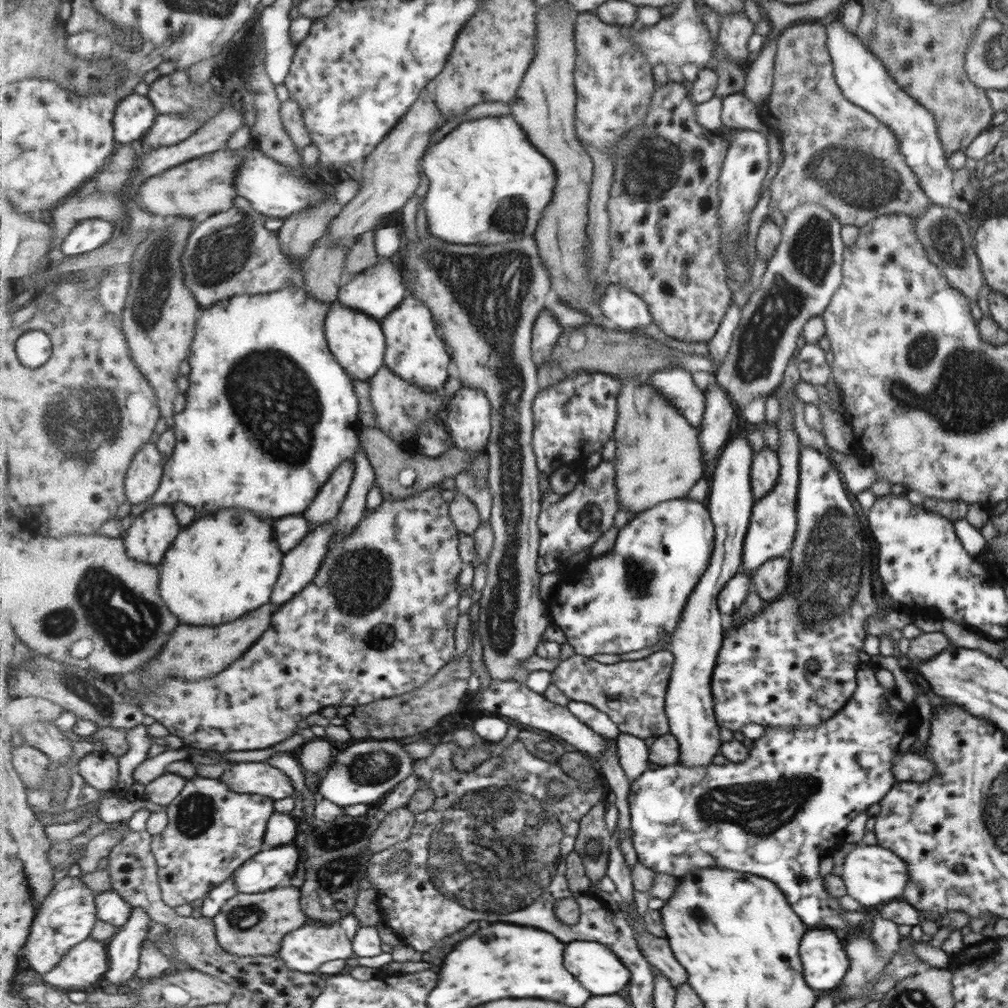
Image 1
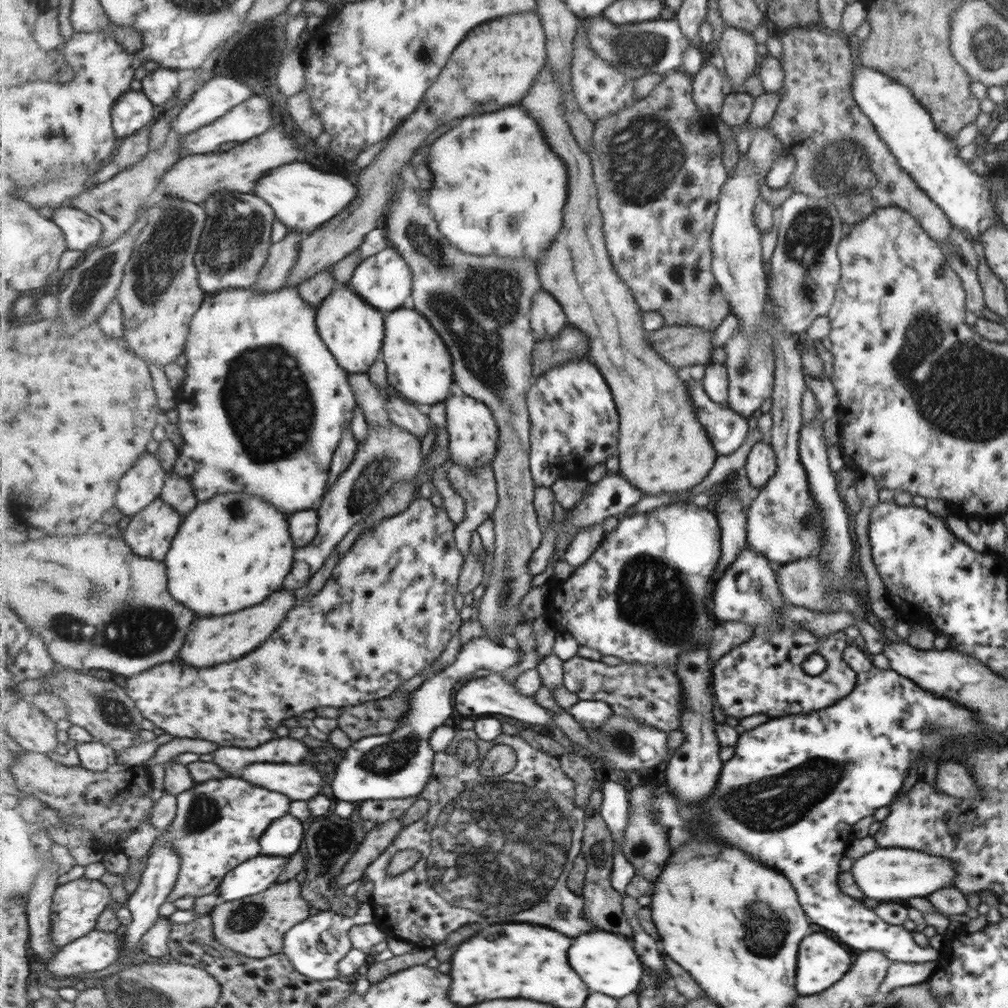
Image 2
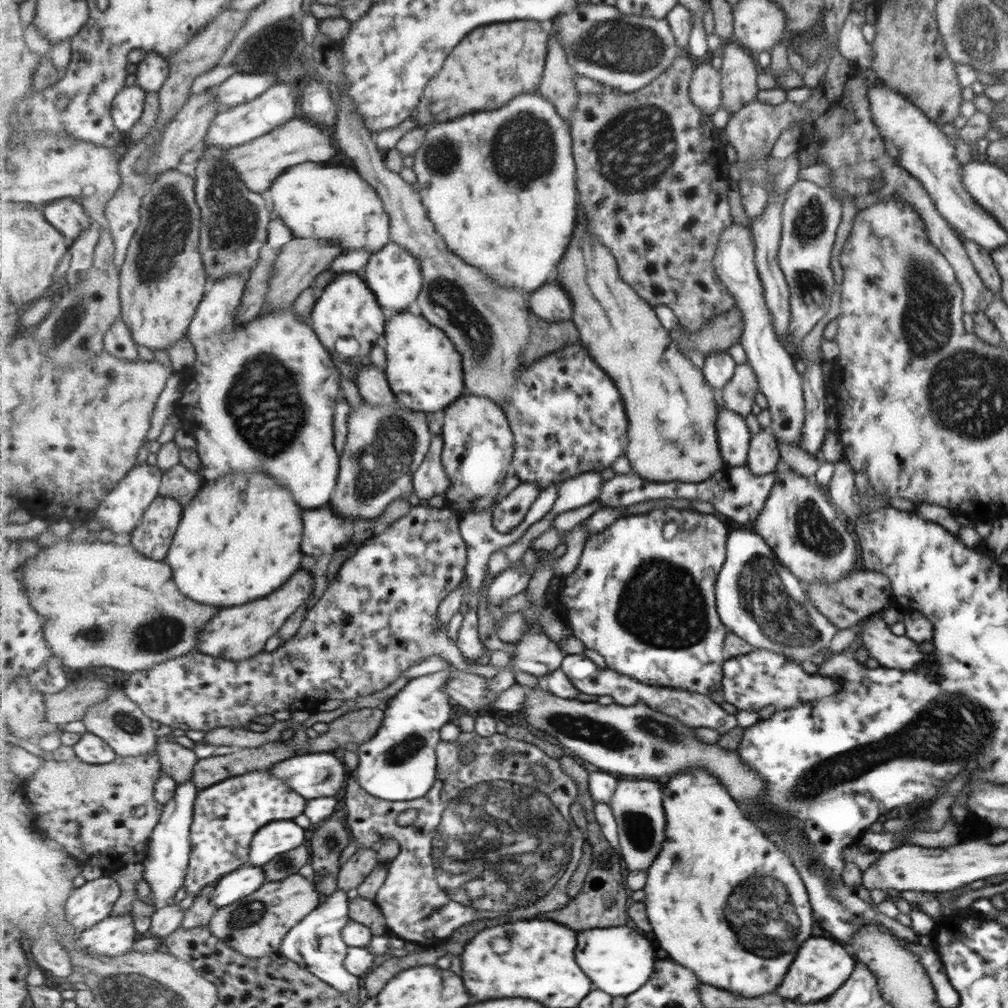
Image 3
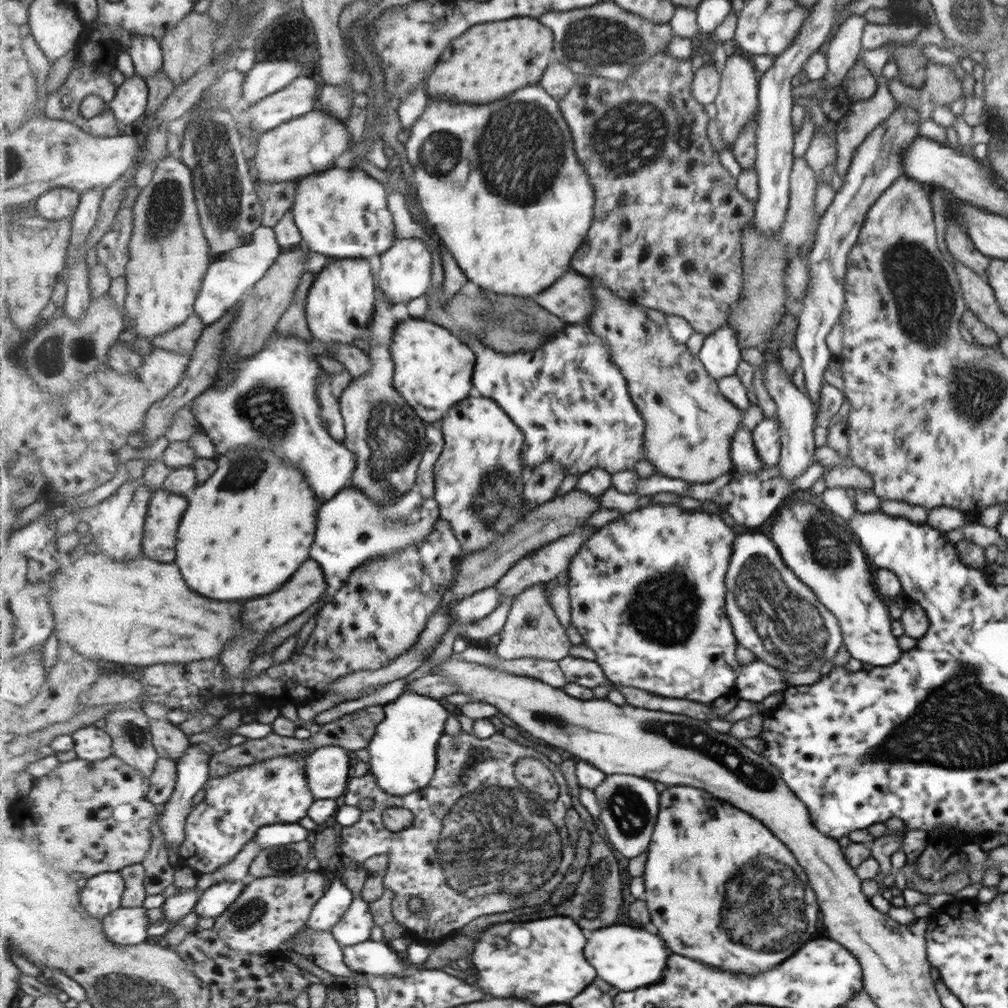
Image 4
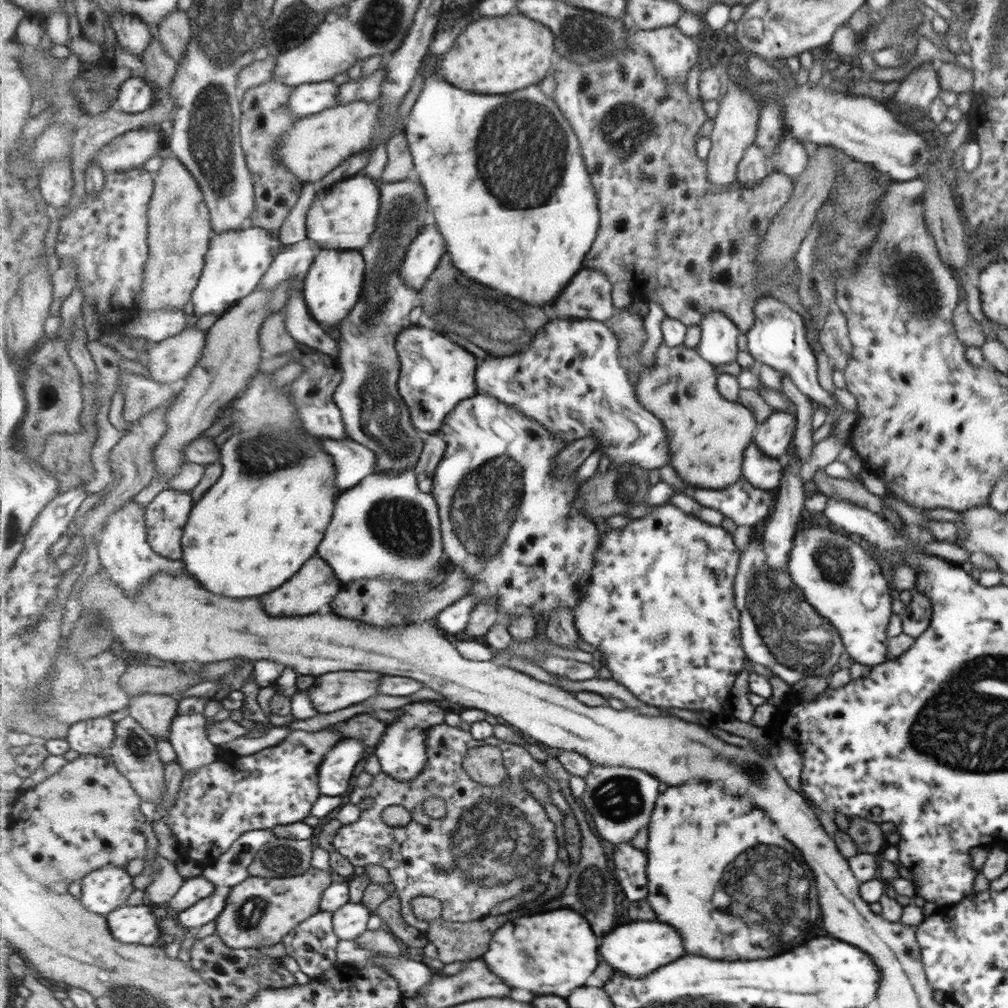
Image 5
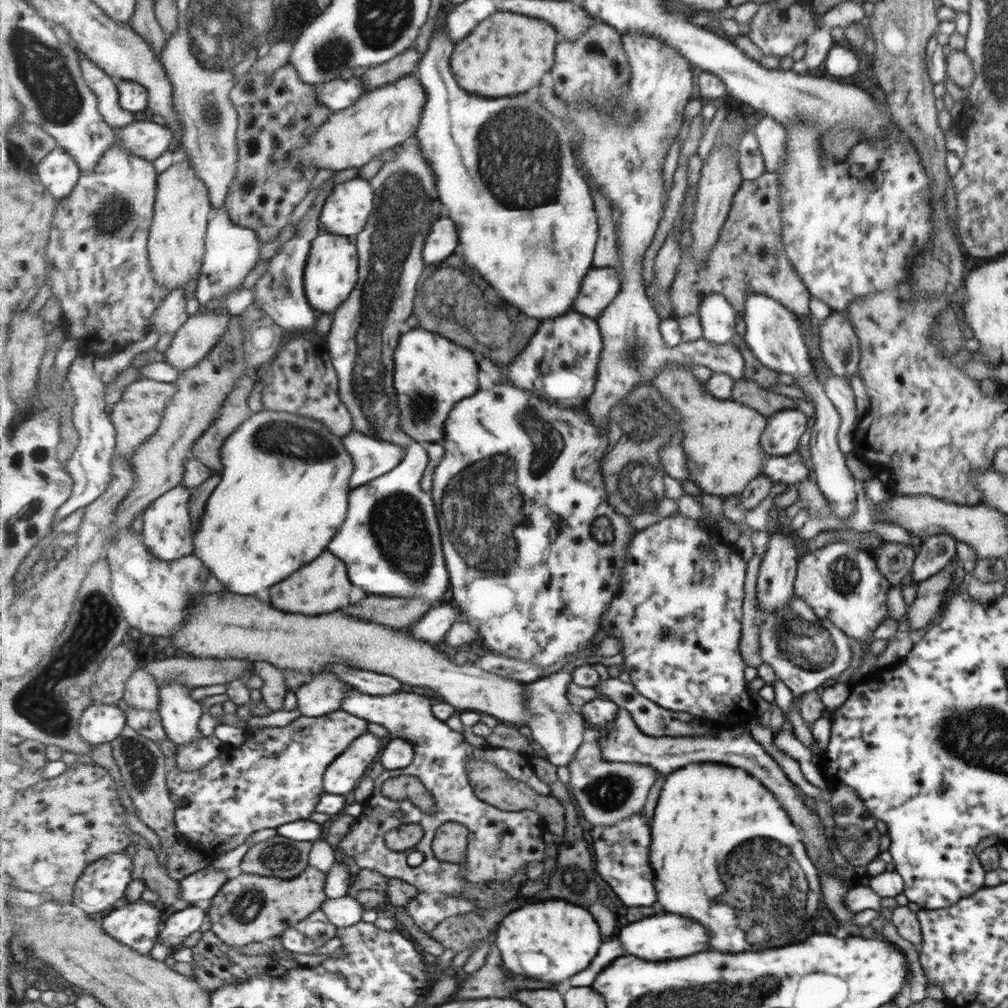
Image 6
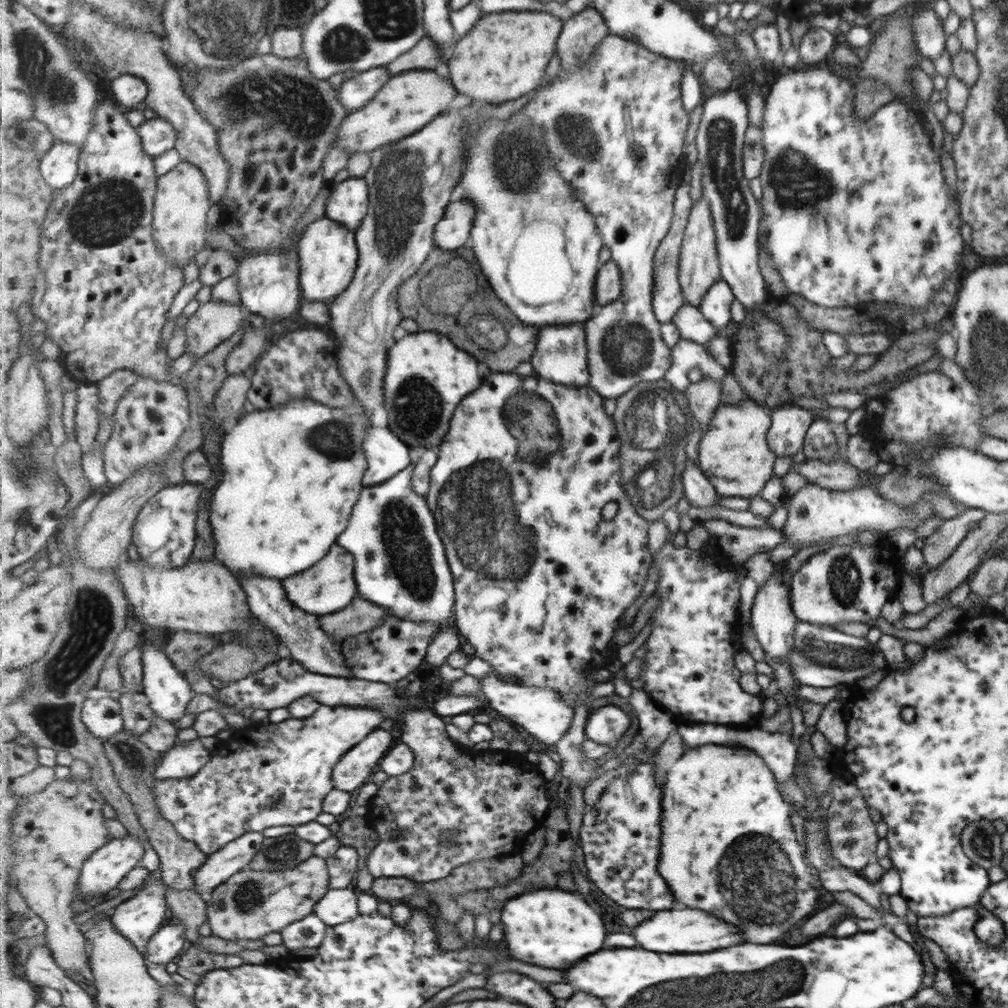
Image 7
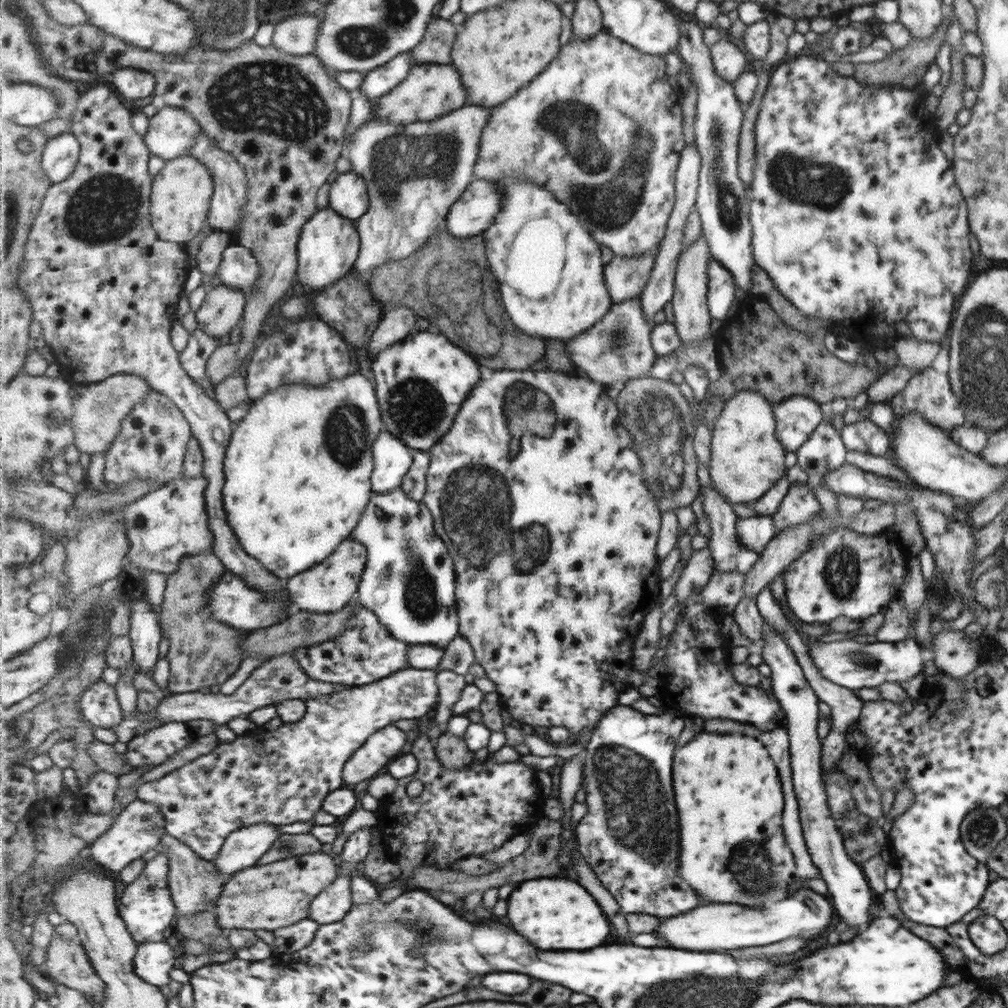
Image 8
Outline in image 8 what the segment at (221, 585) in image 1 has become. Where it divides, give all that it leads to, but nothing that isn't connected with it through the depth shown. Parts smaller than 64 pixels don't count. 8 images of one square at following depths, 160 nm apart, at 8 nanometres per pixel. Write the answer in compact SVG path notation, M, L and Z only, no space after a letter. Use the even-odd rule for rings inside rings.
M355 370L345 378L330 380L324 385L297 383L283 385L281 388L265 394L261 400L251 401L247 414L240 423L235 425L224 461L226 475L225 510L229 512L229 524L237 532L245 552L251 556L257 556L257 560L261 560L261 564L265 564L265 568L269 568L273 574L281 579L288 580L291 576L308 571L311 566L327 560L343 540L351 537L351 532L360 523L367 504L372 502L375 493L372 489L373 444L381 436L381 430L383 430L383 420L381 420L381 410L379 410L380 402L377 400L376 386L373 386L373 382L369 378L365 378L363 374Z

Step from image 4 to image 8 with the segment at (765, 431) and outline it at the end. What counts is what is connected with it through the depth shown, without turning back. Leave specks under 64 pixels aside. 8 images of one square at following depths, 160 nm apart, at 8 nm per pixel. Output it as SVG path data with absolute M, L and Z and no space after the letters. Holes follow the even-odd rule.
M793 395L772 408L776 420L776 437L789 450L796 452L821 422L821 412L815 401Z

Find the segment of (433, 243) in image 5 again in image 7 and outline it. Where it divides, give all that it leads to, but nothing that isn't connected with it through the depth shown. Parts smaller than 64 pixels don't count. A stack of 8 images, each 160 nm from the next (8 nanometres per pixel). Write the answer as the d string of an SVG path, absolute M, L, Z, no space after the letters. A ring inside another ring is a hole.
M454 199L446 208L443 220L436 226L435 242L445 251L468 245L476 222L478 208L473 201Z

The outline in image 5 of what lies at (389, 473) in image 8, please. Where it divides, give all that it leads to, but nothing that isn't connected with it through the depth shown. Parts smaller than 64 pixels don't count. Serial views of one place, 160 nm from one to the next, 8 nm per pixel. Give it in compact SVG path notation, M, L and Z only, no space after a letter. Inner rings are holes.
M322 440L325 452L333 458L337 468L336 485L342 491L349 490L377 471L377 456L371 448L355 440Z

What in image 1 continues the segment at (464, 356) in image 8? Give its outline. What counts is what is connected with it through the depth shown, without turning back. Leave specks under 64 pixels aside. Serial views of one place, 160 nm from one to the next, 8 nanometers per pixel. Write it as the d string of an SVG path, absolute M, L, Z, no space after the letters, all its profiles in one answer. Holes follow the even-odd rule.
M409 295L391 314L381 320L381 323L387 340L384 356L386 365L393 368L392 371L397 372L397 376L403 380L418 384L425 390L443 390L453 360L449 356L449 349L437 334L431 309L422 300Z

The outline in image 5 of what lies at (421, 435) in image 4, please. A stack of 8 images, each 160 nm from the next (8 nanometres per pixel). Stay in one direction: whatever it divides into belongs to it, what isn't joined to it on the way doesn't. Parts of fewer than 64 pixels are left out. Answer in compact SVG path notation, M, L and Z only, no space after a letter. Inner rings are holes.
M411 174L409 178L399 183L383 182L380 191L382 206L378 216L377 230L372 236L372 241L361 250L368 264L367 271L365 271L364 292L352 312L348 314L348 318L339 324L337 359L342 368L343 378L340 387L335 392L334 400L342 412L349 439L360 442L375 452L377 456L375 474L393 475L414 470L424 452L424 441L419 438L413 420L409 416L409 408L399 394L401 361L399 351L395 350L395 338L404 331L403 326L407 326L401 322L420 303L419 290L408 285L399 272L404 266L404 260L408 256L414 238L433 222L433 217L424 186L415 174Z

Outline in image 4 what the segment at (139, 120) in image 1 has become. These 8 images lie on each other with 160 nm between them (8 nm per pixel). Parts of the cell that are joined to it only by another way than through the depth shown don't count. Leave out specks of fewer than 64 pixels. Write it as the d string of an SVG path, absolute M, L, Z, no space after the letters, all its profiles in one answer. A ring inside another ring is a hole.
M135 74L118 87L116 98L111 103L113 112L119 122L125 123L128 127L135 122L139 116L146 114L148 110L148 98L150 88L148 81Z

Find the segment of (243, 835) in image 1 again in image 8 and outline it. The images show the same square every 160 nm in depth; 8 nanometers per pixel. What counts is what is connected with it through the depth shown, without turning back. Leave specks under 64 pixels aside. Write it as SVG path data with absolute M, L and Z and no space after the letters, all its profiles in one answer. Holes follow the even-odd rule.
M417 668L403 669L393 676L389 676L387 679L377 681L375 684L367 684L355 687L347 687L341 689L339 692L321 695L317 698L313 697L306 700L307 712L306 715L299 720L299 722L285 723L281 725L279 730L271 729L271 732L267 732L267 738L263 740L255 740L255 738L249 738L243 736L237 736L234 741L230 743L220 743L210 753L201 755L192 761L184 764L182 767L167 773L160 779L154 781L148 781L140 785L137 789L137 799L149 801L156 804L165 815L166 826L168 834L179 839L181 842L188 844L201 858L205 860L213 861L221 852L223 845L227 842L227 837L235 830L251 826L252 824L268 822L279 826L285 824L293 824L294 822L307 822L315 818L315 814L321 810L321 806L324 806L323 800L325 797L333 791L345 786L344 782L344 768L348 764L348 760L356 754L356 750L359 750L368 740L372 734L375 734L377 730L388 727L389 725L396 724L398 721L412 720L425 716L433 706L435 707L439 700L439 686L437 686L437 671L435 670L421 670Z

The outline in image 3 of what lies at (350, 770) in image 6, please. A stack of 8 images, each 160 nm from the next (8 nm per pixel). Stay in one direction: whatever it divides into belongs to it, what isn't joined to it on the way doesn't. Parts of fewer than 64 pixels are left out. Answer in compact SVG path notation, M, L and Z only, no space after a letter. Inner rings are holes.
M333 754L295 755L273 766L275 777L289 781L307 800L339 794L347 780L343 762Z

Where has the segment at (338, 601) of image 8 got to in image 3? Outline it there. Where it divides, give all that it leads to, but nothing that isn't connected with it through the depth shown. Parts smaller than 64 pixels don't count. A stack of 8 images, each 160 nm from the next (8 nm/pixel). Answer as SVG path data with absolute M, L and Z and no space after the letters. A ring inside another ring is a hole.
M307 570L297 572L281 592L273 592L273 596L267 596L265 600L255 600L253 604L243 604L235 608L225 608L219 612L219 616L213 618L213 624L209 624L209 632L205 632L205 640L201 640L201 652L217 658L241 662L249 660L255 655L268 649L269 638L279 632L279 628L289 620L291 614L299 610L299 606L305 604L315 588L313 573Z

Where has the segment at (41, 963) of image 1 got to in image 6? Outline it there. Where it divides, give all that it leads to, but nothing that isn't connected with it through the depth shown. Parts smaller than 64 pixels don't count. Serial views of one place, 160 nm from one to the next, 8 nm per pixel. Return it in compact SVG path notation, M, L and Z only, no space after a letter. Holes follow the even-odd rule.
M124 852L113 853L92 862L77 882L72 904L81 908L89 916L118 907L125 901L129 884L134 880L133 866L134 859L129 858Z

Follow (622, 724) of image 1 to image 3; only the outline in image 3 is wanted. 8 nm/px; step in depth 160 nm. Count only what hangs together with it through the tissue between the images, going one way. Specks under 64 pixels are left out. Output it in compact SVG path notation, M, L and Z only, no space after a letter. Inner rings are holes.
M583 653L566 655L562 662L563 673L571 679L571 682L585 694L594 694L599 696L612 696L615 703L623 706L647 705L657 709L666 715L675 717L685 725L693 728L705 727L717 731L720 736L723 733L729 732L737 725L735 715L728 714L709 696L689 692L687 690L679 690L667 686L651 686L643 684L633 677L620 674L612 669L601 668Z

